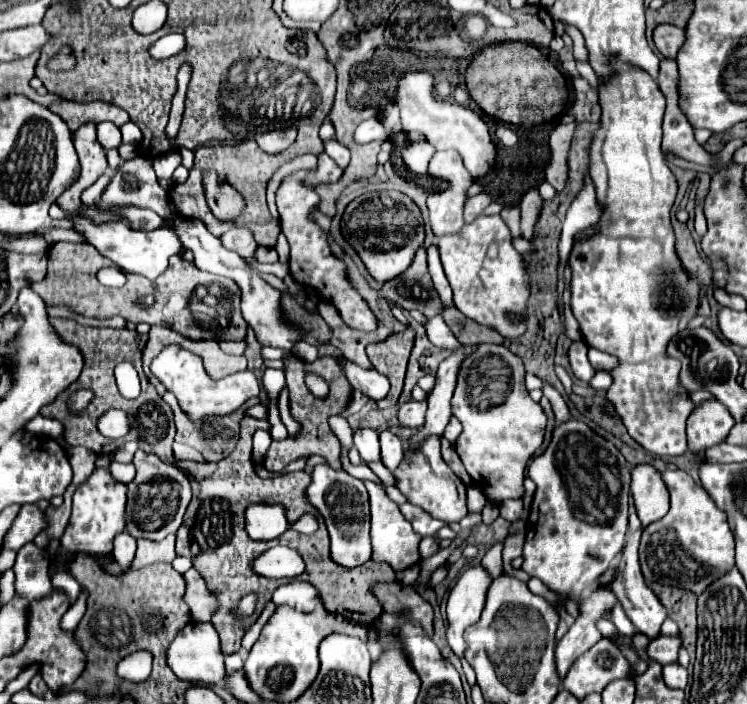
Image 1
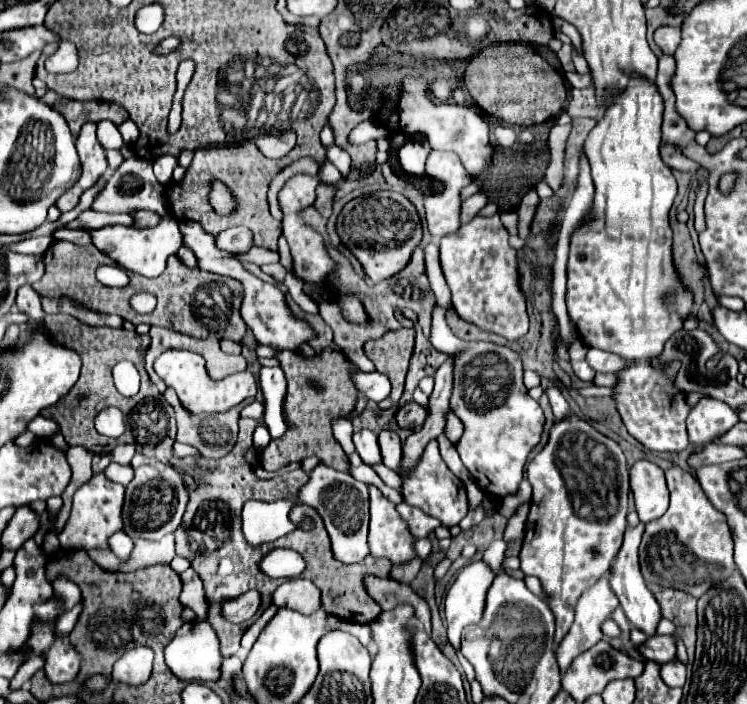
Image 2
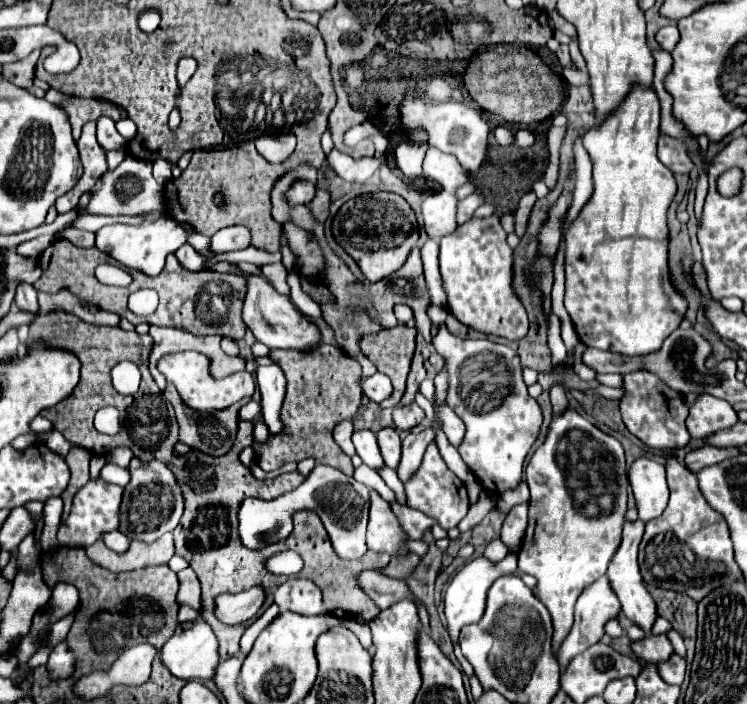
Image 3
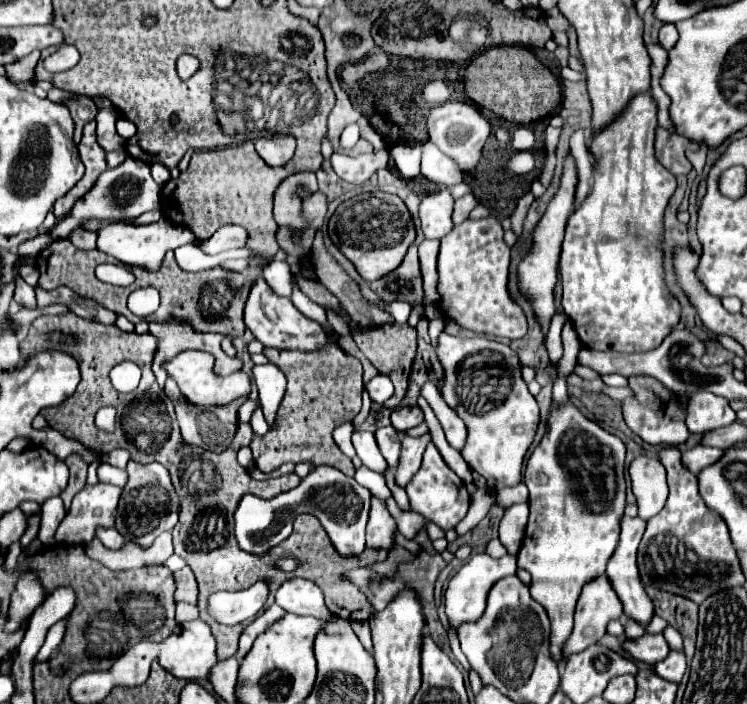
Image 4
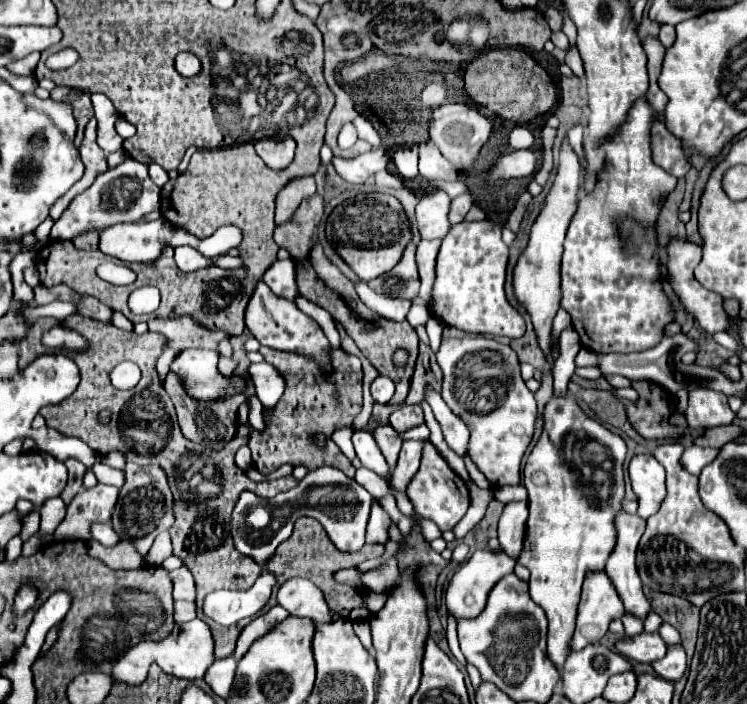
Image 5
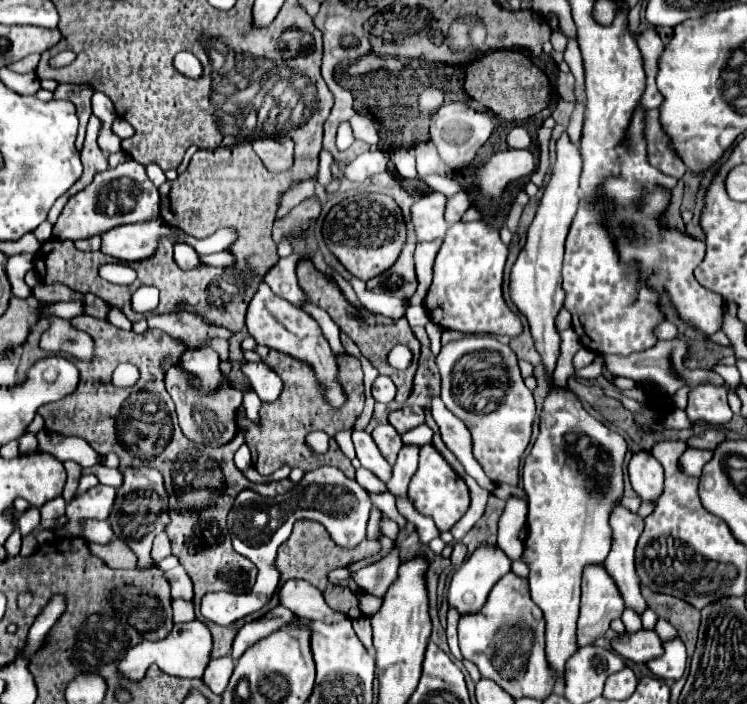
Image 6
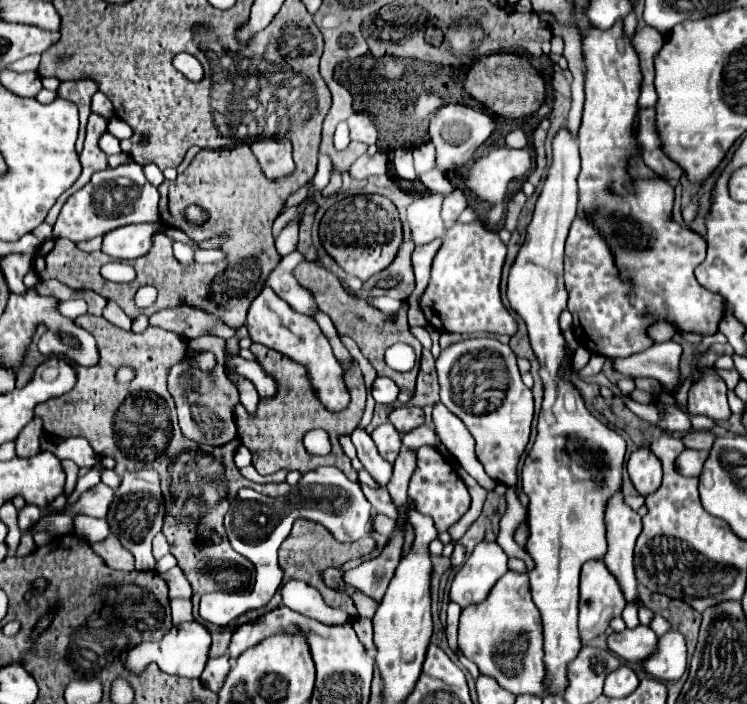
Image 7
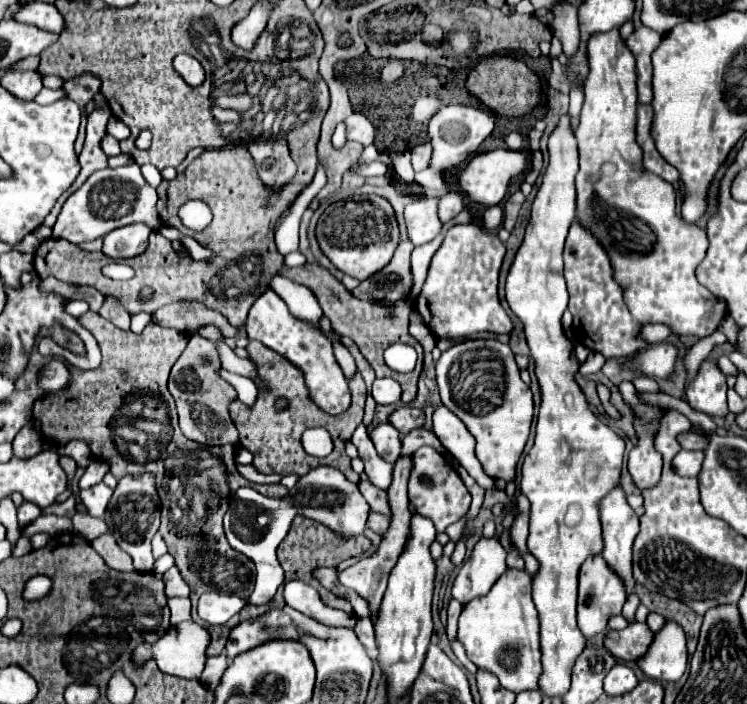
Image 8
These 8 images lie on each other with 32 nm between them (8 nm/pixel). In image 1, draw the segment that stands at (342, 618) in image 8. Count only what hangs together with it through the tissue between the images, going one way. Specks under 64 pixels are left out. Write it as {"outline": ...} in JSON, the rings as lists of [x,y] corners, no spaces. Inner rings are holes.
{"outline":[[[292,580],[288,584],[282,584],[274,592],[272,600],[274,600],[274,604],[290,604],[292,608],[308,612],[314,606],[316,596],[318,596],[318,592],[316,592],[316,588],[312,588],[312,584]]]}

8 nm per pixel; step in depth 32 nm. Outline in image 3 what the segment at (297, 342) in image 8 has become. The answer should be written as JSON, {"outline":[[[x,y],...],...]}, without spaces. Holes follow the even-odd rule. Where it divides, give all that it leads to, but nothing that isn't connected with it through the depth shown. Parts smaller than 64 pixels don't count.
{"outline":[[[206,262],[204,268],[212,270],[212,272],[220,272],[220,274],[236,274],[236,276],[246,278],[246,302],[244,302],[244,308],[242,308],[242,318],[244,318],[244,324],[252,330],[252,334],[256,336],[258,342],[266,344],[268,348],[306,350],[306,348],[312,348],[320,340],[320,330],[312,322],[308,322],[292,306],[288,296],[280,296],[272,288],[272,284],[268,284],[268,280],[264,280],[262,276],[246,274],[232,262]]]}

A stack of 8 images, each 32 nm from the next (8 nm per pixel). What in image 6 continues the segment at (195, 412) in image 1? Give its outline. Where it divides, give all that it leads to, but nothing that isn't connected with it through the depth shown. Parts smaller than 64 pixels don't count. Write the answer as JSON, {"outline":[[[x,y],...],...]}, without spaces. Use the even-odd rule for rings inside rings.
{"outline":[[[212,348],[184,350],[174,366],[200,380],[200,394],[212,394],[222,384],[222,374],[218,372],[218,354]]]}

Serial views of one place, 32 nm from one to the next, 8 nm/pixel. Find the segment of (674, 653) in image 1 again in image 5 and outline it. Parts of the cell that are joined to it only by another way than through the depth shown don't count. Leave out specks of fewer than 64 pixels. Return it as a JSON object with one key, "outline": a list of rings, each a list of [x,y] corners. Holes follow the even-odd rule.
{"outline":[[[642,632],[634,638],[622,638],[616,644],[618,652],[624,654],[626,658],[634,660],[634,662],[644,662],[644,664],[652,664],[660,658],[664,658],[666,652],[666,642],[660,638],[660,634],[648,634]]]}

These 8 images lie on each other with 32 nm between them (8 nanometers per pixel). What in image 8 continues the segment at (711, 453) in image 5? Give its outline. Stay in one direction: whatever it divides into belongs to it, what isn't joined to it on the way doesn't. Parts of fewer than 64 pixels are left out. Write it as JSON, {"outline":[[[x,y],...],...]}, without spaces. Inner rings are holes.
{"outline":[[[682,450],[672,460],[672,466],[674,466],[674,470],[680,476],[698,476],[700,474],[700,468],[702,468],[702,460],[704,460],[704,452]]]}

